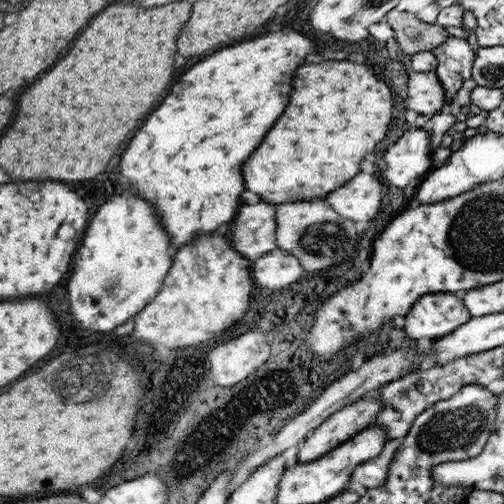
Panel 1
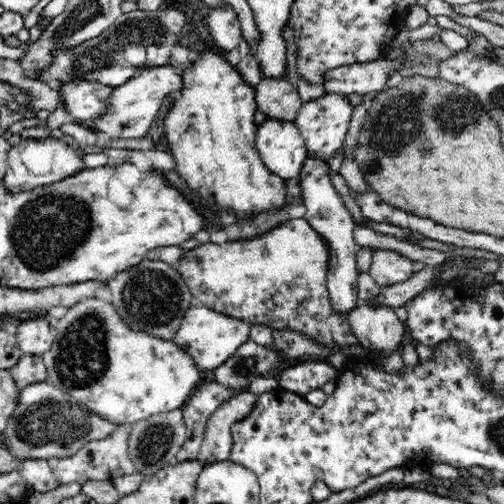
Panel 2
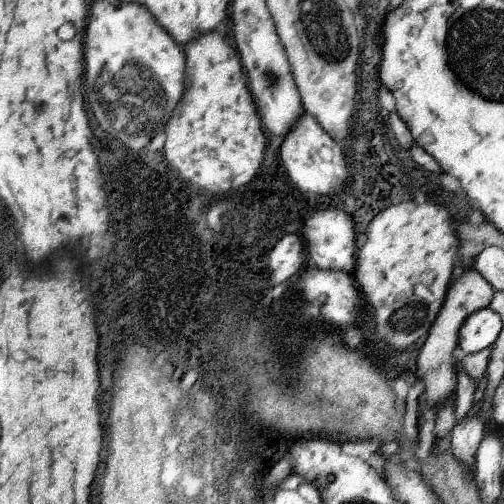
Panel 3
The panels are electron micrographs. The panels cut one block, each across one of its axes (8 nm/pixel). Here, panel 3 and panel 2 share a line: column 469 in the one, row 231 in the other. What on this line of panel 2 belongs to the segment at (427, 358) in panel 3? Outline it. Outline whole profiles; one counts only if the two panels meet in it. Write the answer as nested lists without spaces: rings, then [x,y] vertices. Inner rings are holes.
[[[302,218],[288,220],[282,226],[248,240],[226,242],[226,244],[202,244],[200,248],[188,250],[188,256],[178,268],[190,286],[192,298],[218,314],[230,316],[234,320],[248,320],[248,324],[268,324],[274,332],[280,328],[292,328],[304,332],[308,338],[316,338],[322,344],[352,344],[358,346],[360,340],[350,328],[348,316],[342,316],[332,308],[328,290],[328,264],[330,250],[322,236]]]

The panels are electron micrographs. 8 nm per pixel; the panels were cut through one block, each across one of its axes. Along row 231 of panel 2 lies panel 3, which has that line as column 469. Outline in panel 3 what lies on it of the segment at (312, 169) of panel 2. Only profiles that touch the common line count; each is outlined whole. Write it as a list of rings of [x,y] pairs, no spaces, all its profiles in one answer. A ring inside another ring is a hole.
[[[489,306],[473,312],[459,330],[459,350],[461,354],[479,354],[481,350],[495,344],[503,326],[499,314],[491,312]]]

